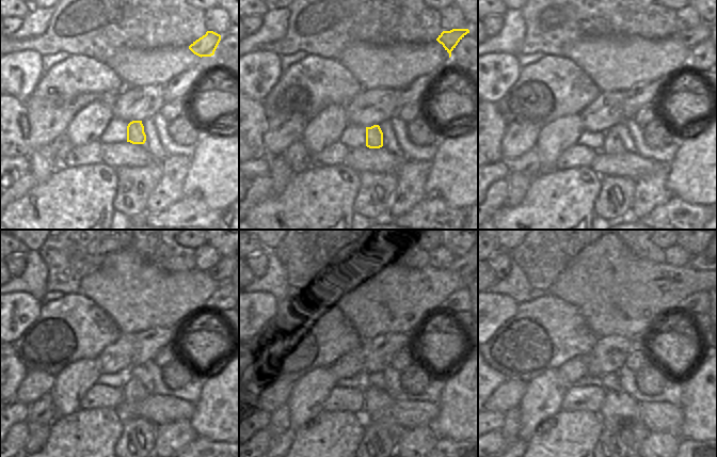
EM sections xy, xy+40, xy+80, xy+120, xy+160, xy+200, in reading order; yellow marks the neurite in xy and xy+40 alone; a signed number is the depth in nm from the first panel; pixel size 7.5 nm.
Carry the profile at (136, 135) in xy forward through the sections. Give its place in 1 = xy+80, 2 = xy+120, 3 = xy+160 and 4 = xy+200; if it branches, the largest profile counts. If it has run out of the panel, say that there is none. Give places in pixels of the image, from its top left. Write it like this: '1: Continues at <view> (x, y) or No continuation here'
1: Continues at xy+80 (611, 145)
2: Continues at xy+120 (133, 392)
3: Continues at xy+160 (378, 405)
4: Continues at xy+200 (620, 412)

